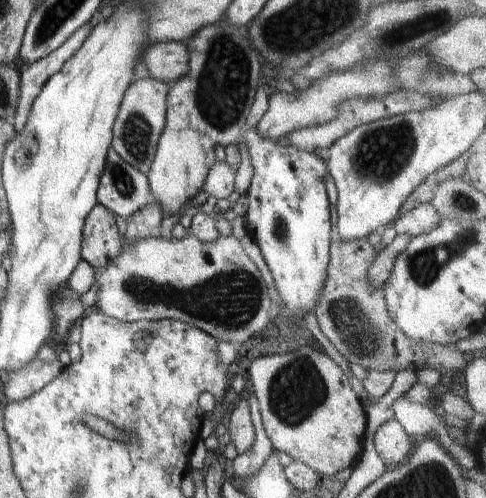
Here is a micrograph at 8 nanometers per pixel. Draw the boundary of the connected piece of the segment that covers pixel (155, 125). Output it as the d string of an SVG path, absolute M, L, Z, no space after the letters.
M155 78L135 79L124 92L120 110L113 128L112 148L114 152L147 175L150 172L158 146L158 139L166 126L166 100L169 85Z

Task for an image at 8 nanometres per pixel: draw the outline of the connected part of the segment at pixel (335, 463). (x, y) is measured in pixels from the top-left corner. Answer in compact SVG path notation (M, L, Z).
M298 348L286 354L260 356L250 366L250 380L258 400L264 430L278 452L286 452L294 461L307 464L318 474L334 477L348 466L355 466L362 454L366 432L366 413L354 393L348 377L330 359L314 348Z

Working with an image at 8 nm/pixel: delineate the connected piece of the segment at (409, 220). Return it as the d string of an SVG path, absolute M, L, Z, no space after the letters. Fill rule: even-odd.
M430 202L414 207L406 214L398 216L393 227L397 234L412 234L416 237L434 230L436 226L440 226L441 219L438 211Z

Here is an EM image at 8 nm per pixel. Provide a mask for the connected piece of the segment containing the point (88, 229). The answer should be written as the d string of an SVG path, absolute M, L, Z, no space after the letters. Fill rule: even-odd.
M101 204L86 215L82 230L80 256L93 270L104 270L120 252L122 236L117 226L118 216Z

